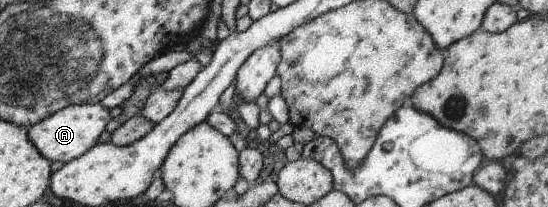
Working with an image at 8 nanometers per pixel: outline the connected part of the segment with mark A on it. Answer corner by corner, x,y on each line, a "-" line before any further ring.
81,103
76,106
67,106
46,120
28,127
27,137
49,163
67,163
81,154
87,153
98,142
100,134
104,132
110,119
108,109
101,106
100,103

